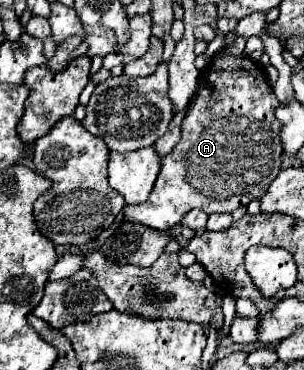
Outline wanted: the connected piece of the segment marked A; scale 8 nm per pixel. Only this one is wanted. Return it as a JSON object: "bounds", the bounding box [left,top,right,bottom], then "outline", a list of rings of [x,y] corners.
{"bounds":[123,52,283,232],"outline":[[[227,52],[215,54],[213,62],[203,70],[199,78],[197,92],[189,102],[189,112],[181,126],[181,140],[163,158],[159,178],[155,182],[149,200],[135,206],[125,206],[123,208],[125,218],[167,232],[171,226],[179,224],[181,218],[193,208],[199,208],[207,214],[215,214],[215,212],[225,214],[225,212],[233,212],[239,206],[247,206],[251,200],[259,200],[281,170],[283,144],[279,138],[281,122],[275,118],[277,106],[279,100],[271,84],[267,82],[265,70],[259,64],[255,66],[245,56],[235,58],[229,56]]]}

